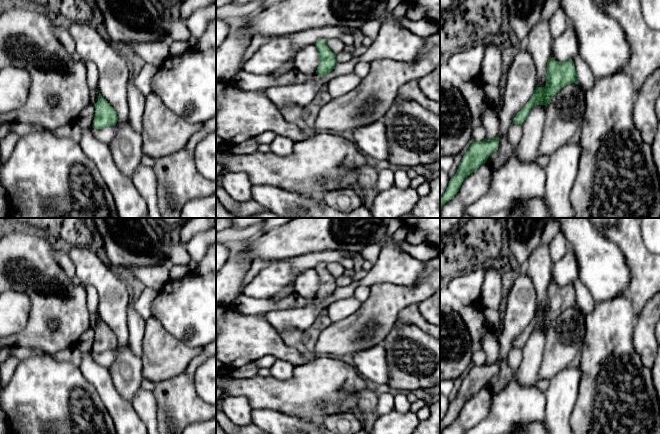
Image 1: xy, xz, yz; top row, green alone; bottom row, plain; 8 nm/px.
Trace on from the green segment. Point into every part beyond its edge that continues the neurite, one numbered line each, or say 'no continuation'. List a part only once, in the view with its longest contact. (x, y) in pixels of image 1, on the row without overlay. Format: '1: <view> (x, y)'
no continuation

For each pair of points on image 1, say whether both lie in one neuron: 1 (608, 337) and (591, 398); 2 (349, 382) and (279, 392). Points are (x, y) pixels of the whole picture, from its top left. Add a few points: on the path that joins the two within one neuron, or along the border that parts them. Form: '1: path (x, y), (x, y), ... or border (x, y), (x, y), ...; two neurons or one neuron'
1: path (608, 352), (608, 364), (604, 368), (604, 383); one neuron
2: path (332, 384), (318, 388), (313, 392), (296, 392); one neuron

